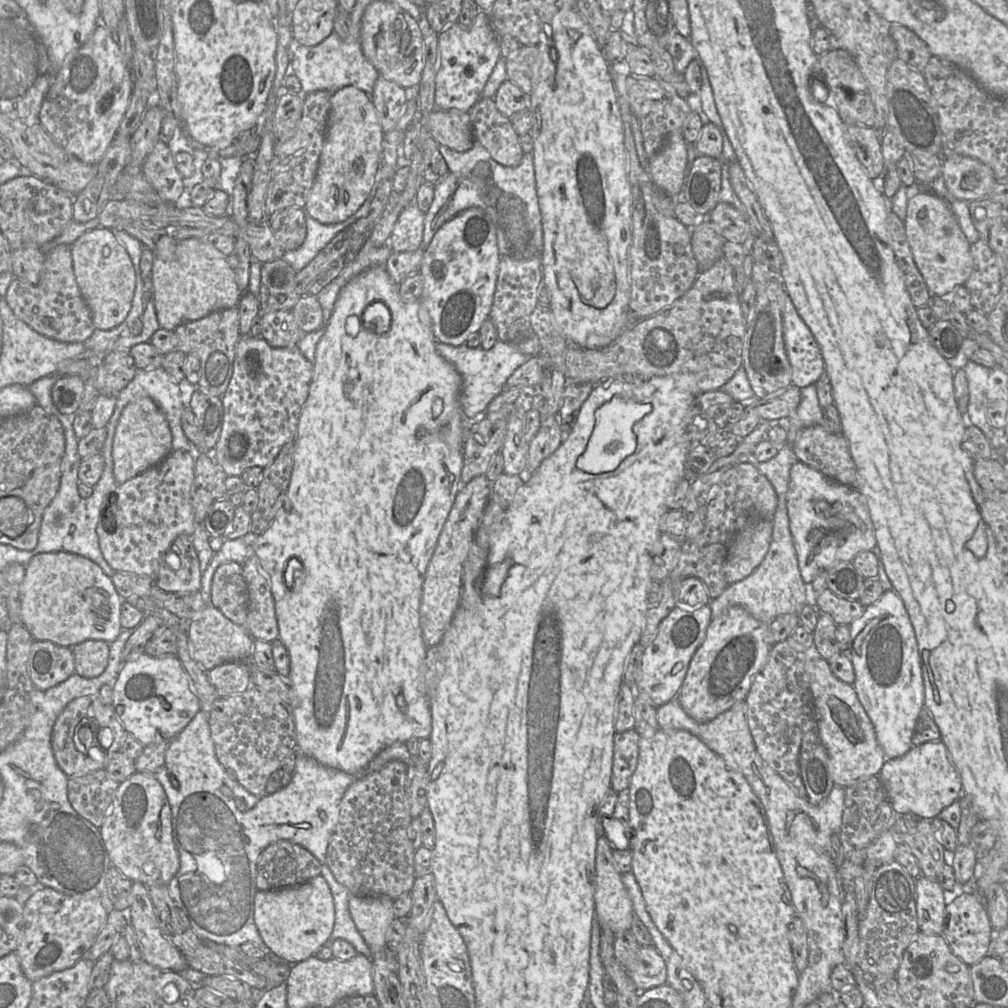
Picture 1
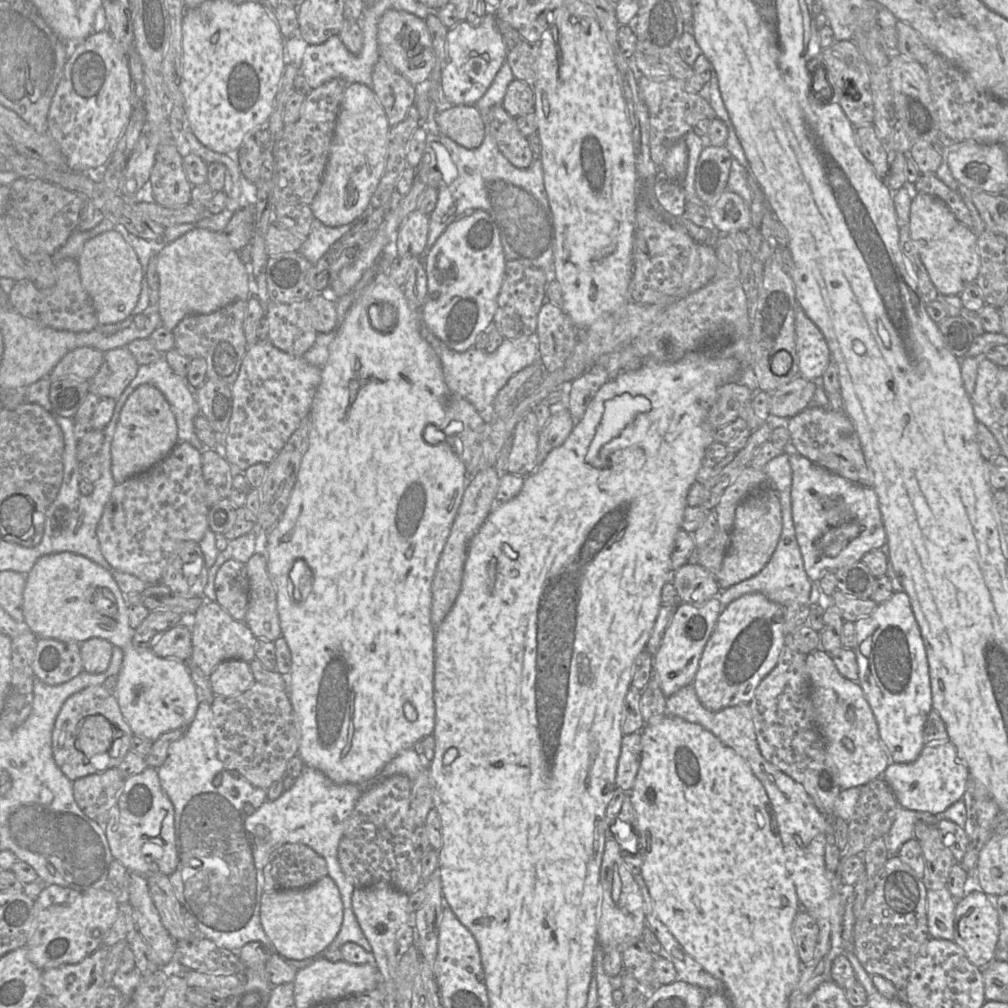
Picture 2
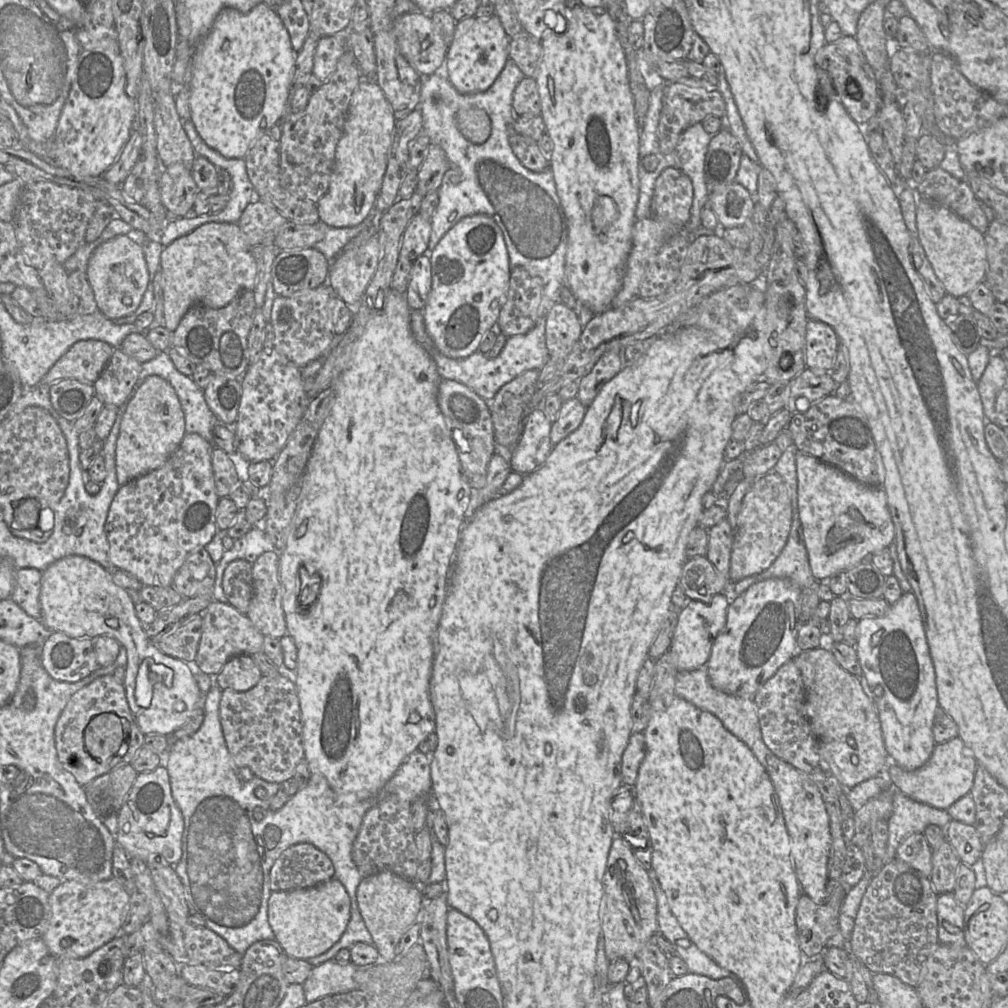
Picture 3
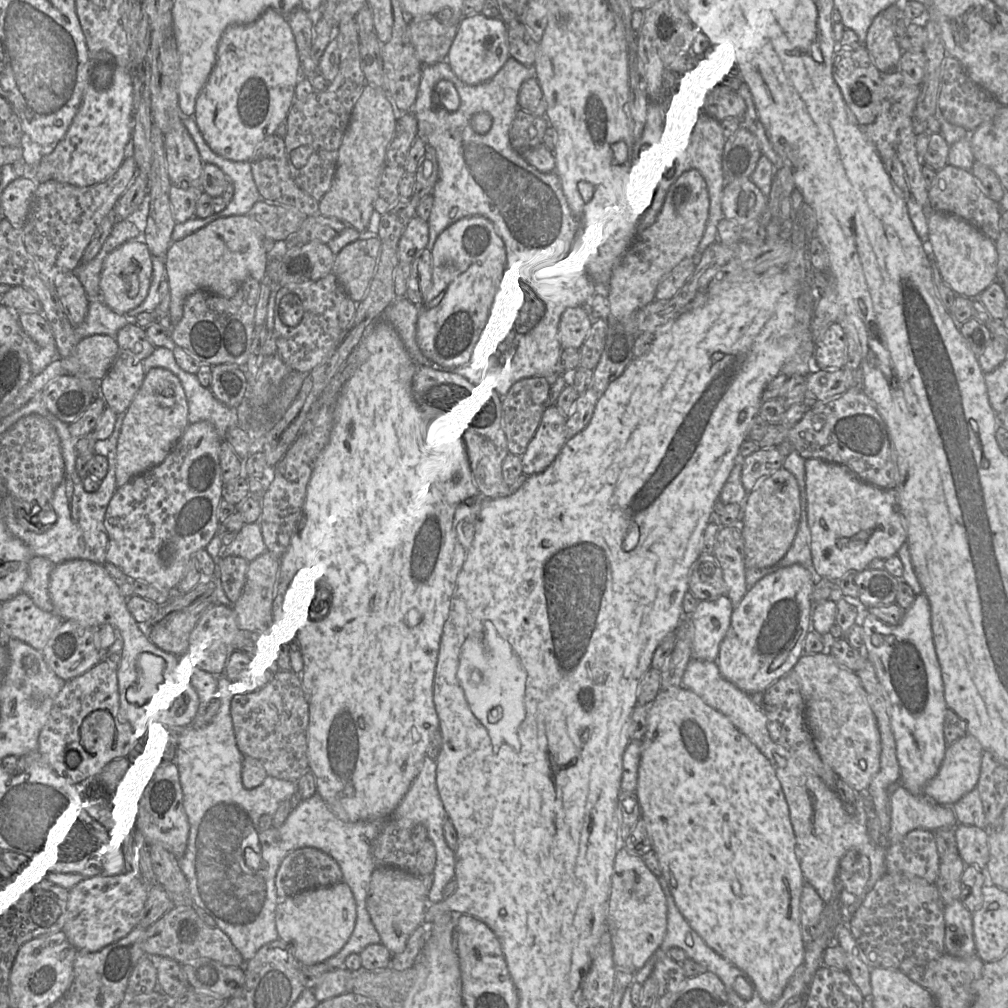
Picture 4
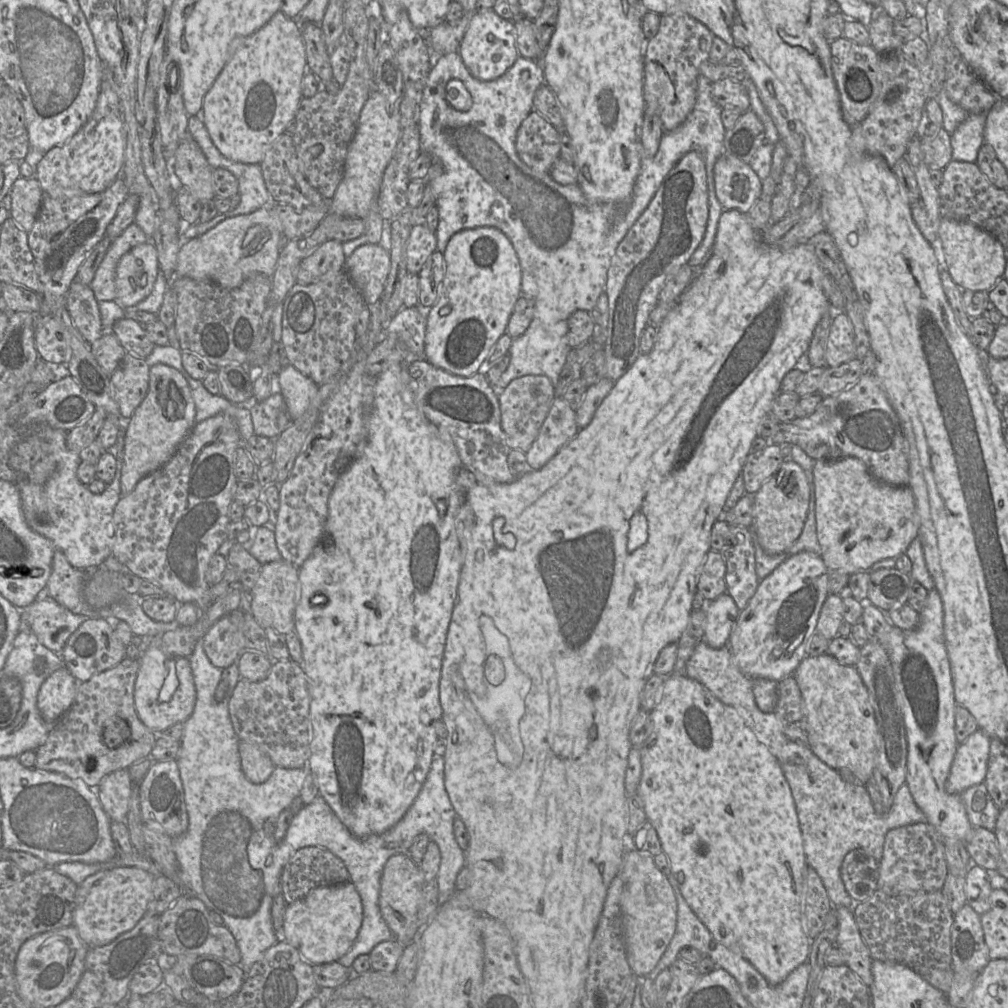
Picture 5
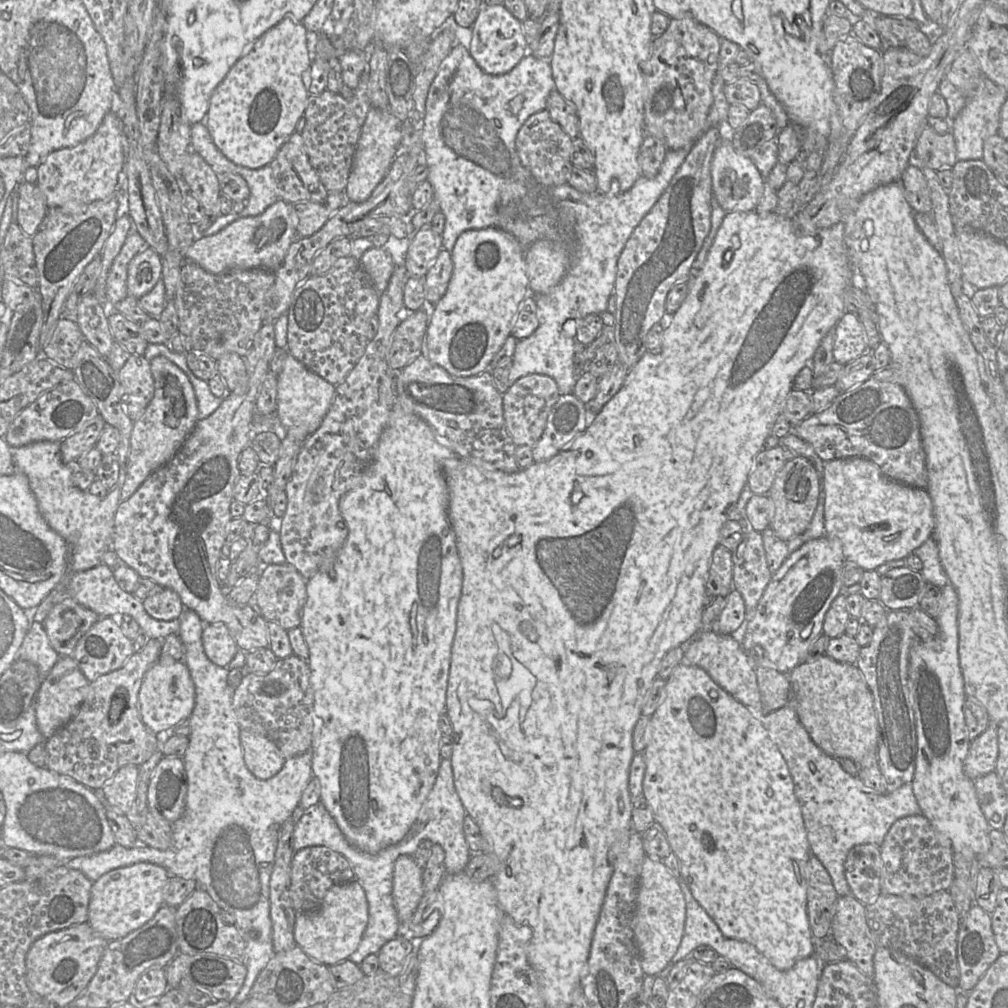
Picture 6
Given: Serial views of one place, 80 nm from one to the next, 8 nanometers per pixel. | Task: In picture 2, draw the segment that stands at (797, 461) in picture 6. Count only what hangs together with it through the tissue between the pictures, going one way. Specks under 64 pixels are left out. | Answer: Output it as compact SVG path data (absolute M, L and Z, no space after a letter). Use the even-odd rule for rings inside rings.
M764 487L747 496L736 508L729 546L717 575L721 590L757 575L774 553L782 531L782 513L777 492Z

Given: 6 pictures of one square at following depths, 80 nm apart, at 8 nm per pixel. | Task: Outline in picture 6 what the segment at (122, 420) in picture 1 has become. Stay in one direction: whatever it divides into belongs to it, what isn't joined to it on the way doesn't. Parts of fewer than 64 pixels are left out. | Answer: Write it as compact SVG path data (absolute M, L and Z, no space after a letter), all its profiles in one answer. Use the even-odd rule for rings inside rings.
M164 356L151 360L155 391L142 417L134 422L126 464L121 500L130 498L156 470L167 464L179 451L198 422L198 405L188 376Z

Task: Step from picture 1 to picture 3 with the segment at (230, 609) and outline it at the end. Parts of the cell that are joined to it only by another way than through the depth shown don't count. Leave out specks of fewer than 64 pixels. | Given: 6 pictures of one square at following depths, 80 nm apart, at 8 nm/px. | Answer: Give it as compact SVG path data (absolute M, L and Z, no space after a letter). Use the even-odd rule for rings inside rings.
M234 560L228 564L222 579L227 603L238 613L246 614L253 594L252 564Z

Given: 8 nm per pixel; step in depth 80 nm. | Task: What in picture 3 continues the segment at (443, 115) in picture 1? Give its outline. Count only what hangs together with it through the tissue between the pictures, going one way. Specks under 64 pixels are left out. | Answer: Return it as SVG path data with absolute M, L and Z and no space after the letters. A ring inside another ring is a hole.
M460 109L456 113L456 125L460 133L473 144L484 143L491 133L491 120L484 110Z

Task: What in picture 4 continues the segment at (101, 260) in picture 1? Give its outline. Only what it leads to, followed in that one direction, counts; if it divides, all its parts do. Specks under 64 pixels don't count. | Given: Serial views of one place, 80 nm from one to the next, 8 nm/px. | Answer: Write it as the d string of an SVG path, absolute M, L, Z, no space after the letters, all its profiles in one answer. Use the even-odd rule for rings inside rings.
M139 235L110 252L104 259L100 277L100 298L113 311L125 314L146 298L152 277L152 254Z

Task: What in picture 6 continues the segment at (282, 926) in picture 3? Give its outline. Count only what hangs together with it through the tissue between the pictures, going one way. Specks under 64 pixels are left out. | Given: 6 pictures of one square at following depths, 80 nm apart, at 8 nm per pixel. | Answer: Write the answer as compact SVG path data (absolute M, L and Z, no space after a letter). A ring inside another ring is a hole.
M357 880L332 886L319 908L298 913L294 926L294 939L309 957L327 966L349 960L362 939L368 922L368 903L364 889Z

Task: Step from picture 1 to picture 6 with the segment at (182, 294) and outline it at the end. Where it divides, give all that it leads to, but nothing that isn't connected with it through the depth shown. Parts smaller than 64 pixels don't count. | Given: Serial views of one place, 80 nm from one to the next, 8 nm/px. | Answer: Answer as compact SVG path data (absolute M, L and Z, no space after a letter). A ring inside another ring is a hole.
M278 200L258 216L238 219L217 234L195 240L187 249L184 259L213 274L231 269L256 268L275 272L282 265L291 243L297 238L297 224L294 205Z

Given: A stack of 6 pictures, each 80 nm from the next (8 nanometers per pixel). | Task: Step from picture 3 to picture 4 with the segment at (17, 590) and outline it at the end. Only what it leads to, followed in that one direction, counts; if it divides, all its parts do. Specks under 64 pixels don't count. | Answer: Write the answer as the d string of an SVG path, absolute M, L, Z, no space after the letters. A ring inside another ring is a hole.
M32 557L28 564L28 576L22 593L30 597L34 604L46 612L53 612L54 607L49 596L49 578L54 564L44 557Z

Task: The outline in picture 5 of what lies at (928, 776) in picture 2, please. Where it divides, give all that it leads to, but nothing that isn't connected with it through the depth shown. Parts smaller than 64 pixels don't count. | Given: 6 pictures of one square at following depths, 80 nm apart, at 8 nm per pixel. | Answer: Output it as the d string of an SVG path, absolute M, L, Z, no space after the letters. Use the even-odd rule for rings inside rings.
M981 729L958 744L945 790L961 794L971 786L984 782L988 768L991 738Z

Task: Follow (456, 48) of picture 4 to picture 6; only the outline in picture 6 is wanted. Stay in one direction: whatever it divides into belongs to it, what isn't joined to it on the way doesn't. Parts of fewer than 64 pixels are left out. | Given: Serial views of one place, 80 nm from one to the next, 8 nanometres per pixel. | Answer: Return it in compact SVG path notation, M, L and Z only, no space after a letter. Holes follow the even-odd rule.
M502 4L482 5L471 28L469 53L482 71L503 75L512 70L528 52L522 23Z

